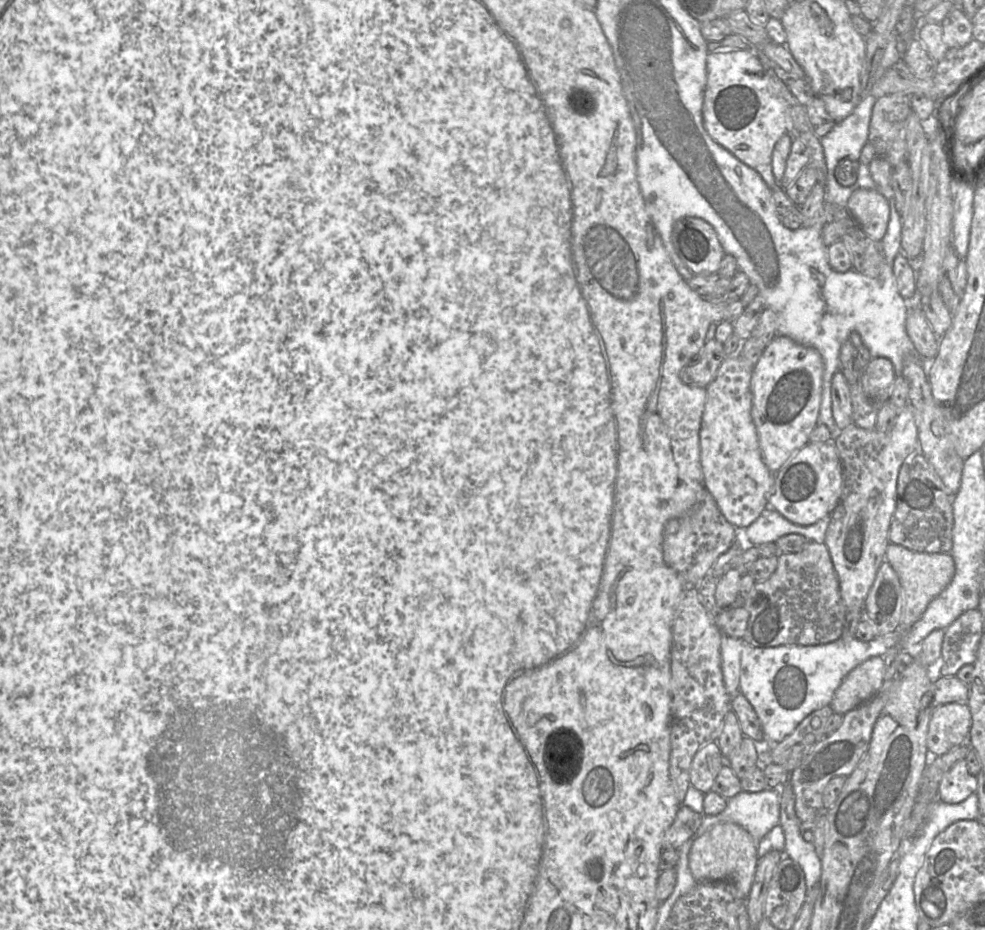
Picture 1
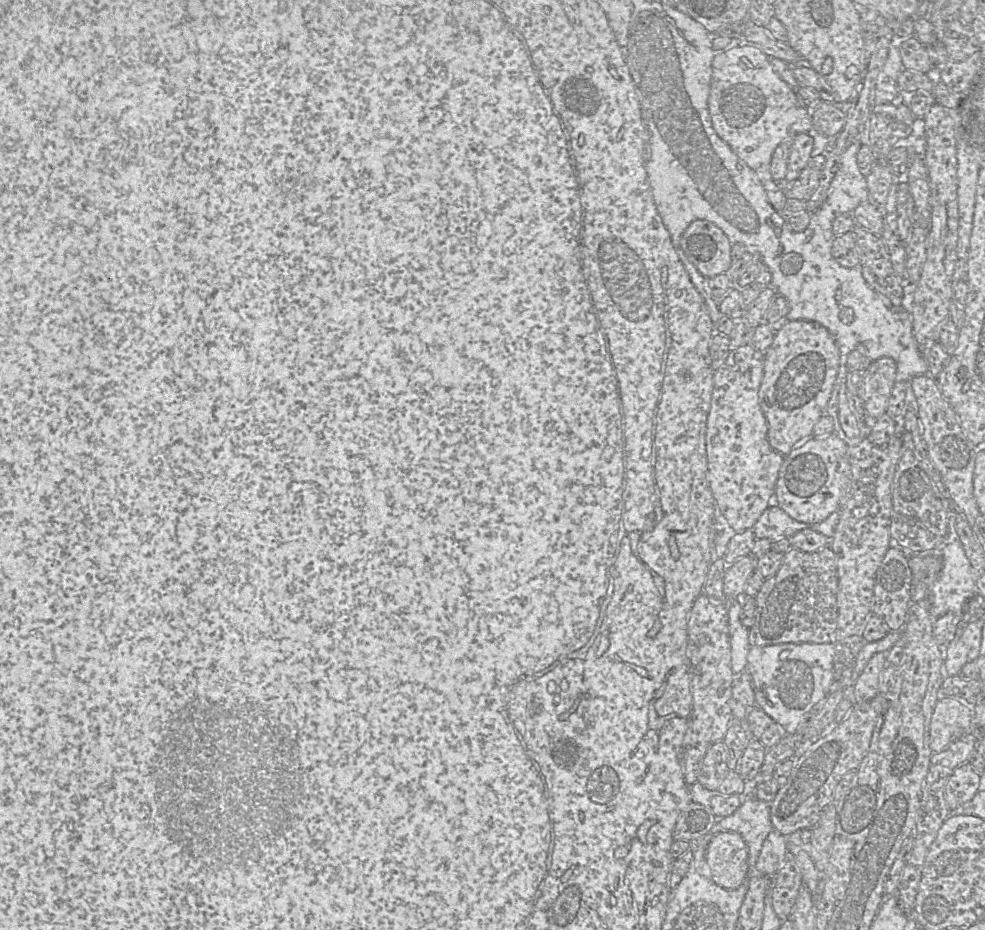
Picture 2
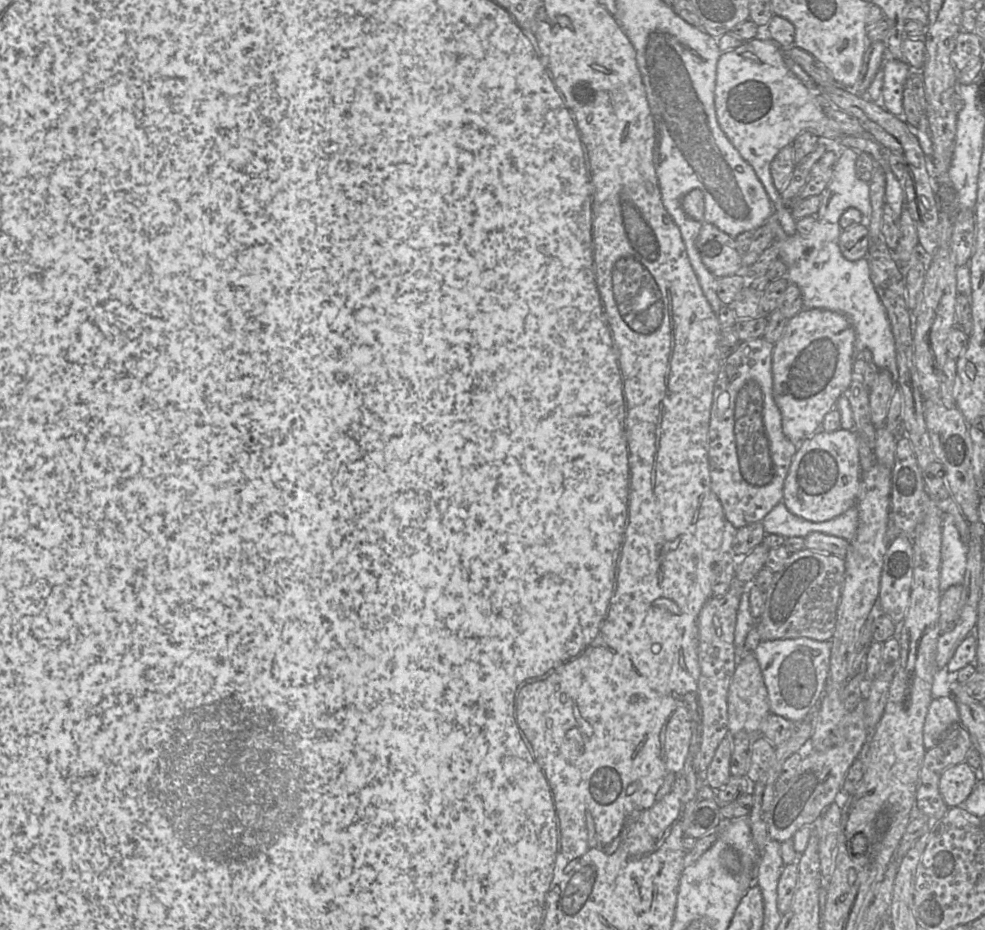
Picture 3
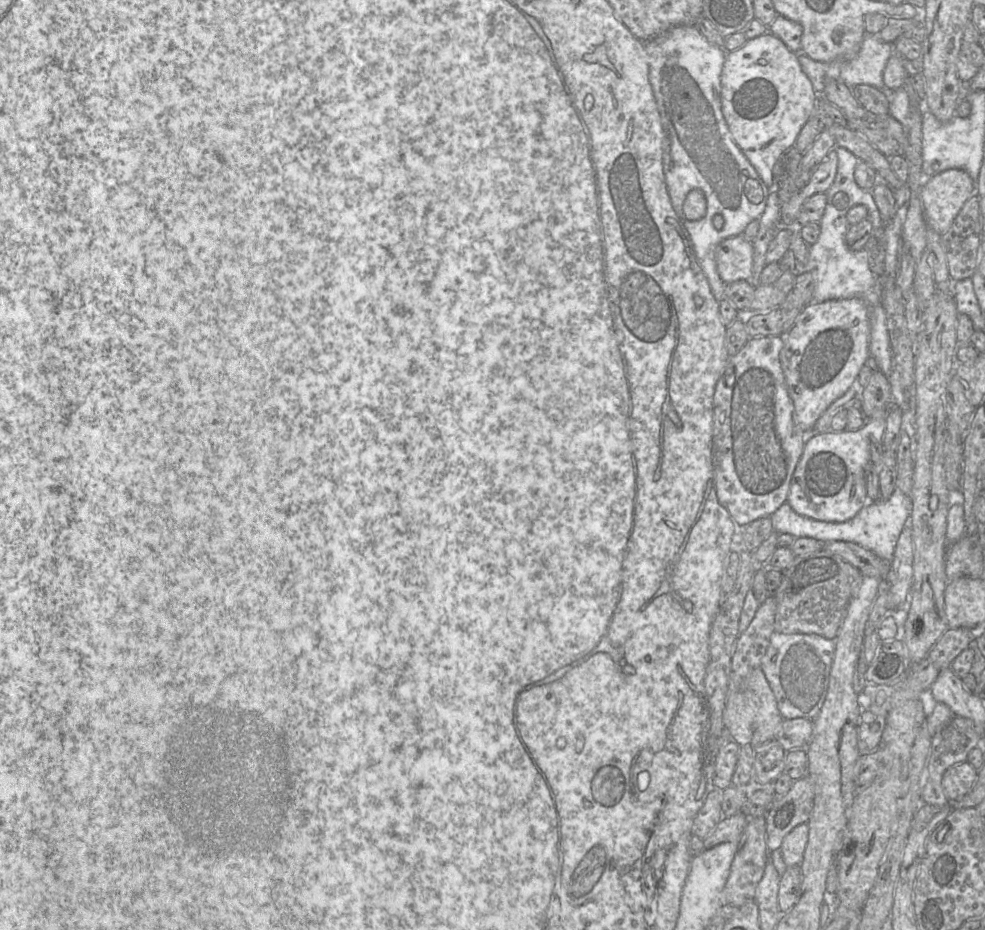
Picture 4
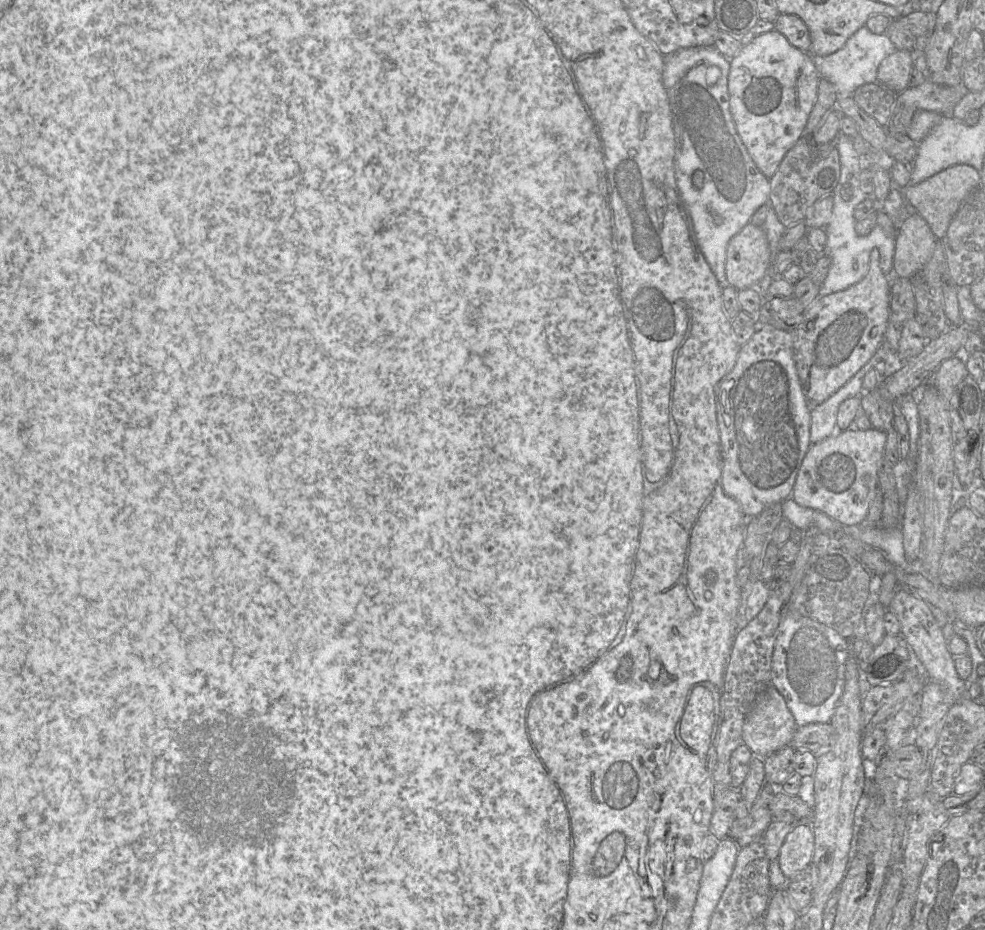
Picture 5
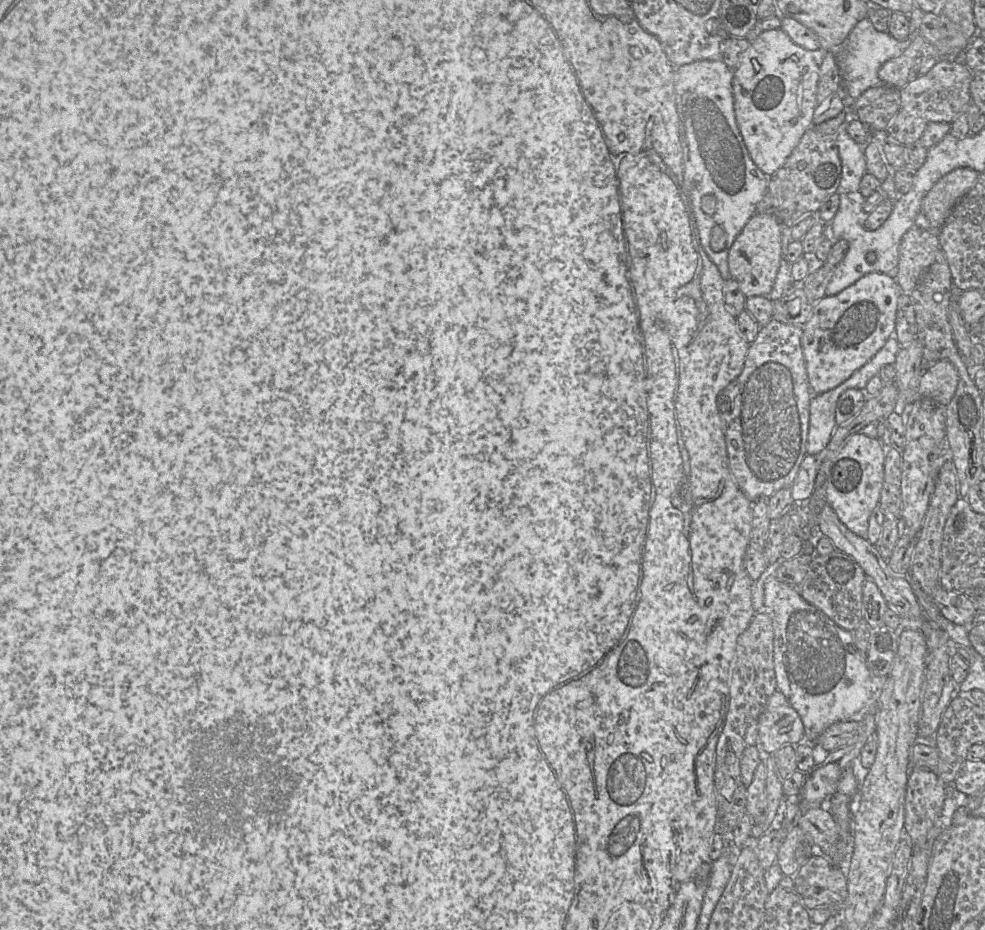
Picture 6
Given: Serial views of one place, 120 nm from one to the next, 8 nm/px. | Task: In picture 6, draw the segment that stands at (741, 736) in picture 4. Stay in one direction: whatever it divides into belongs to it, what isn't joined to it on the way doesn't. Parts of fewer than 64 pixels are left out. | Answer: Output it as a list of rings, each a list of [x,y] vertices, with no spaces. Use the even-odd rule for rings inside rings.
[[[776,691],[759,719],[757,745],[762,753],[774,755],[785,745],[798,745],[806,739],[803,722],[786,697]]]

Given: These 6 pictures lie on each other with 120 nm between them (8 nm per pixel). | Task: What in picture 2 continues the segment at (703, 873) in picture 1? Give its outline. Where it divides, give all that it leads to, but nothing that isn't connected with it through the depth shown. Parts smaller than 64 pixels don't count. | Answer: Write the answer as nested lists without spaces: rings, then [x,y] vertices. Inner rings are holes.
[[[736,832],[714,835],[707,846],[706,861],[713,882],[725,889],[737,889],[747,877],[748,848]]]

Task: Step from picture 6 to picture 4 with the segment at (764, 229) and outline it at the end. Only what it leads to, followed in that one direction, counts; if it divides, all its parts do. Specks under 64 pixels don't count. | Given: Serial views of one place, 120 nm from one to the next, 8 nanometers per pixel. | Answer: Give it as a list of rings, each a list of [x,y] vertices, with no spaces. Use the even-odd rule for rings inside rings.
[[[743,235],[730,237],[717,246],[717,271],[726,284],[752,277],[754,248]]]

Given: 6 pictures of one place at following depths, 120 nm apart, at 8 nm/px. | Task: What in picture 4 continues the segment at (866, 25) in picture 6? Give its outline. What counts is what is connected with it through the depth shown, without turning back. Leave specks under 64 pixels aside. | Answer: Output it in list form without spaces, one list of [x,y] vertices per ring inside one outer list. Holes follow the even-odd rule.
[[[866,34],[862,40],[858,53],[850,59],[837,59],[832,62],[819,62],[803,53],[798,53],[803,72],[810,79],[816,93],[822,94],[827,79],[835,79],[853,88],[859,84],[866,84],[878,89],[884,89],[883,71],[888,59],[896,53],[894,44],[882,41],[877,35]]]

